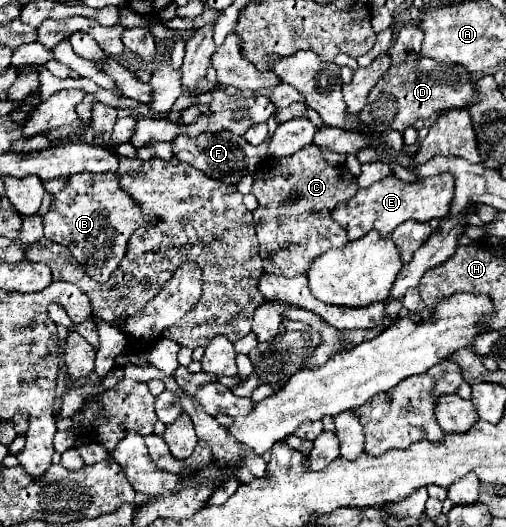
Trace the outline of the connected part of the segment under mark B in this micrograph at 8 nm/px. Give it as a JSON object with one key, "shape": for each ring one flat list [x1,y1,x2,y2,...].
{"shape":[[78,173,72,175,66,187,52,197,44,219,44,237,70,249,72,257,98,283,110,279,120,259,126,253,128,239,138,227,146,227,146,217,140,205,132,203,122,191,114,173]]}

